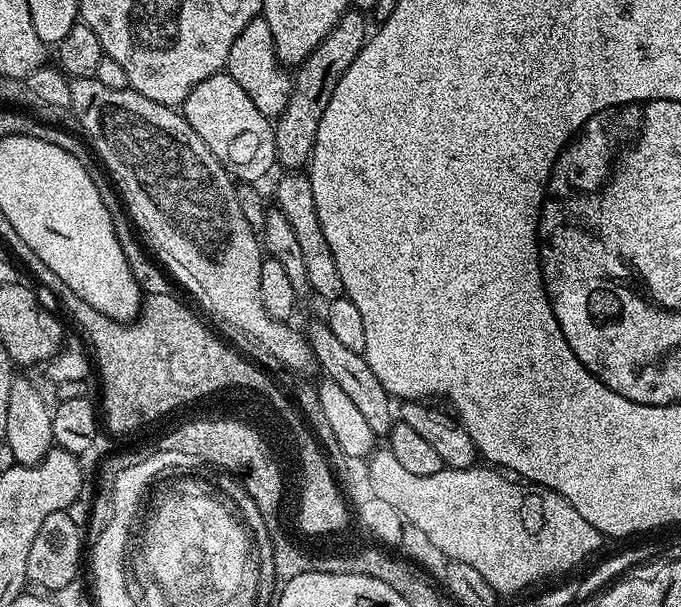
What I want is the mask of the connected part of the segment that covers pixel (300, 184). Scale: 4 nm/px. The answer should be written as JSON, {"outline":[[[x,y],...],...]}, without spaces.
{"outline":[[[292,170],[284,174],[276,184],[275,207],[282,214],[286,214],[286,222],[290,222],[290,230],[294,230],[294,238],[298,238],[302,259],[306,262],[309,289],[313,293],[316,291],[324,302],[343,296],[344,287],[342,274],[338,274],[338,262],[334,262],[334,254],[330,254],[326,234],[322,234],[322,222],[318,222],[318,210],[314,210],[314,190],[311,179],[300,170]]]}

